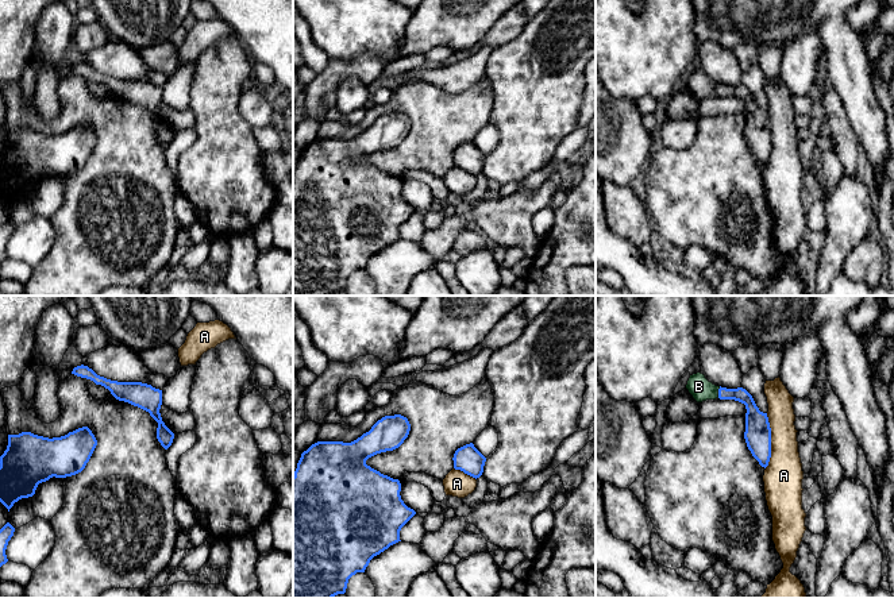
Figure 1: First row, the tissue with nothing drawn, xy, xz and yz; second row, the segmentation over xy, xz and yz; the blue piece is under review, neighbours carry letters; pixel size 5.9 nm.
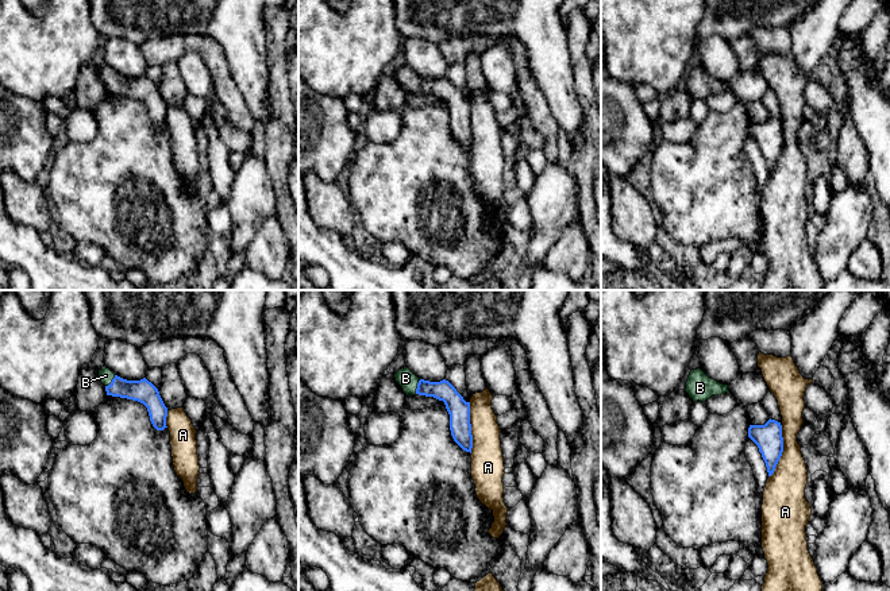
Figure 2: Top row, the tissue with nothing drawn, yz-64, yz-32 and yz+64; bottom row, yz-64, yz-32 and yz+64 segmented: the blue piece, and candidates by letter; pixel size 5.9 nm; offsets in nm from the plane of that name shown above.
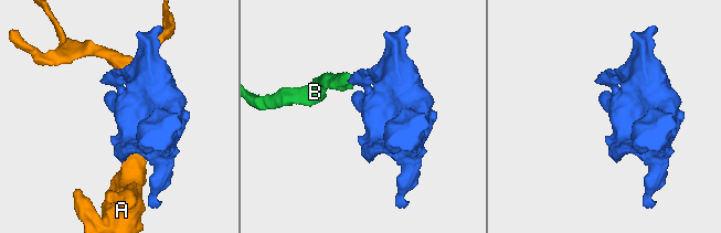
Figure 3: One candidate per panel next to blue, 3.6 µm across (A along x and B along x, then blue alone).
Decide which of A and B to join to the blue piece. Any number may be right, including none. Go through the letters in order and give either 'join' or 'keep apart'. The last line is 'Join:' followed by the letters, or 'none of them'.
A: keep apart
B: join
Join: B

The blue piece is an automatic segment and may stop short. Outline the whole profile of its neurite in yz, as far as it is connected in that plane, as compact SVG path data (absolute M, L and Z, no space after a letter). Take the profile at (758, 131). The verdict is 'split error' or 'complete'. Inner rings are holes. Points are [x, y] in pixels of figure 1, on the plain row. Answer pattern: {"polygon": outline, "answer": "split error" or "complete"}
{"polygon": "M704 72L690 73L686 86L697 100L706 97L735 97L745 103L744 136L752 154L762 165L767 165L771 155L771 126L767 111L756 104L752 93L743 85L727 86L709 80Z", "answer": "split error"}

